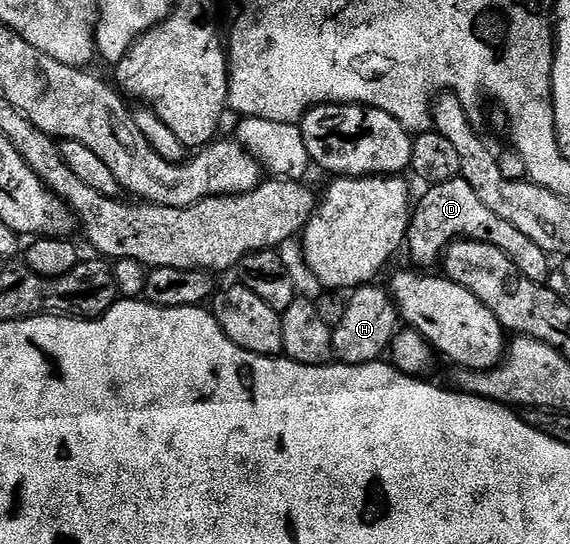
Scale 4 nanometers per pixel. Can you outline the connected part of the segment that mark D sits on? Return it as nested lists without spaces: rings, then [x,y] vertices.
[[[463,178],[447,180],[441,184],[433,184],[427,189],[428,193],[420,200],[420,205],[413,207],[408,221],[408,235],[406,237],[406,253],[413,260],[415,267],[428,270],[432,263],[439,261],[450,244],[455,240],[477,240],[487,244],[497,244],[508,257],[518,265],[522,274],[532,280],[547,281],[549,253],[542,250],[542,246],[534,246],[526,234],[514,230],[510,222],[502,222],[494,210],[483,204],[482,198],[470,190],[470,182]]]

